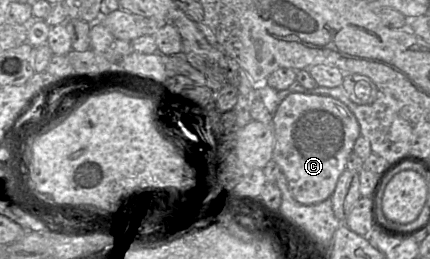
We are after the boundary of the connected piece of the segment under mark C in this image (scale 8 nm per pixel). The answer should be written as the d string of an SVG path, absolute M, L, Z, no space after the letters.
M292 93L279 103L271 125L275 135L272 159L285 176L294 200L313 205L330 199L360 136L353 113L330 96Z

